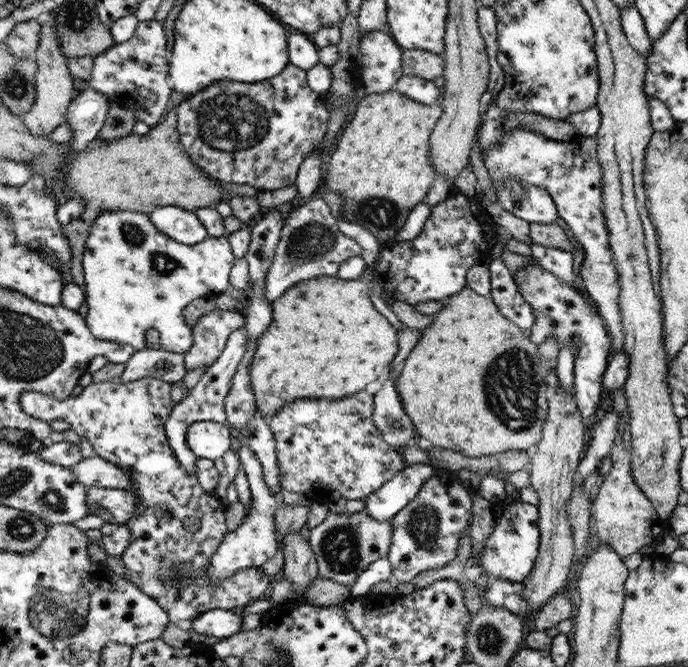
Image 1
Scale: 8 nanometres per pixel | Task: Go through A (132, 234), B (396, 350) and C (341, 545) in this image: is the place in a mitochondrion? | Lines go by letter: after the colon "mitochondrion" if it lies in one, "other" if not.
A: mitochondrion
B: other
C: mitochondrion

